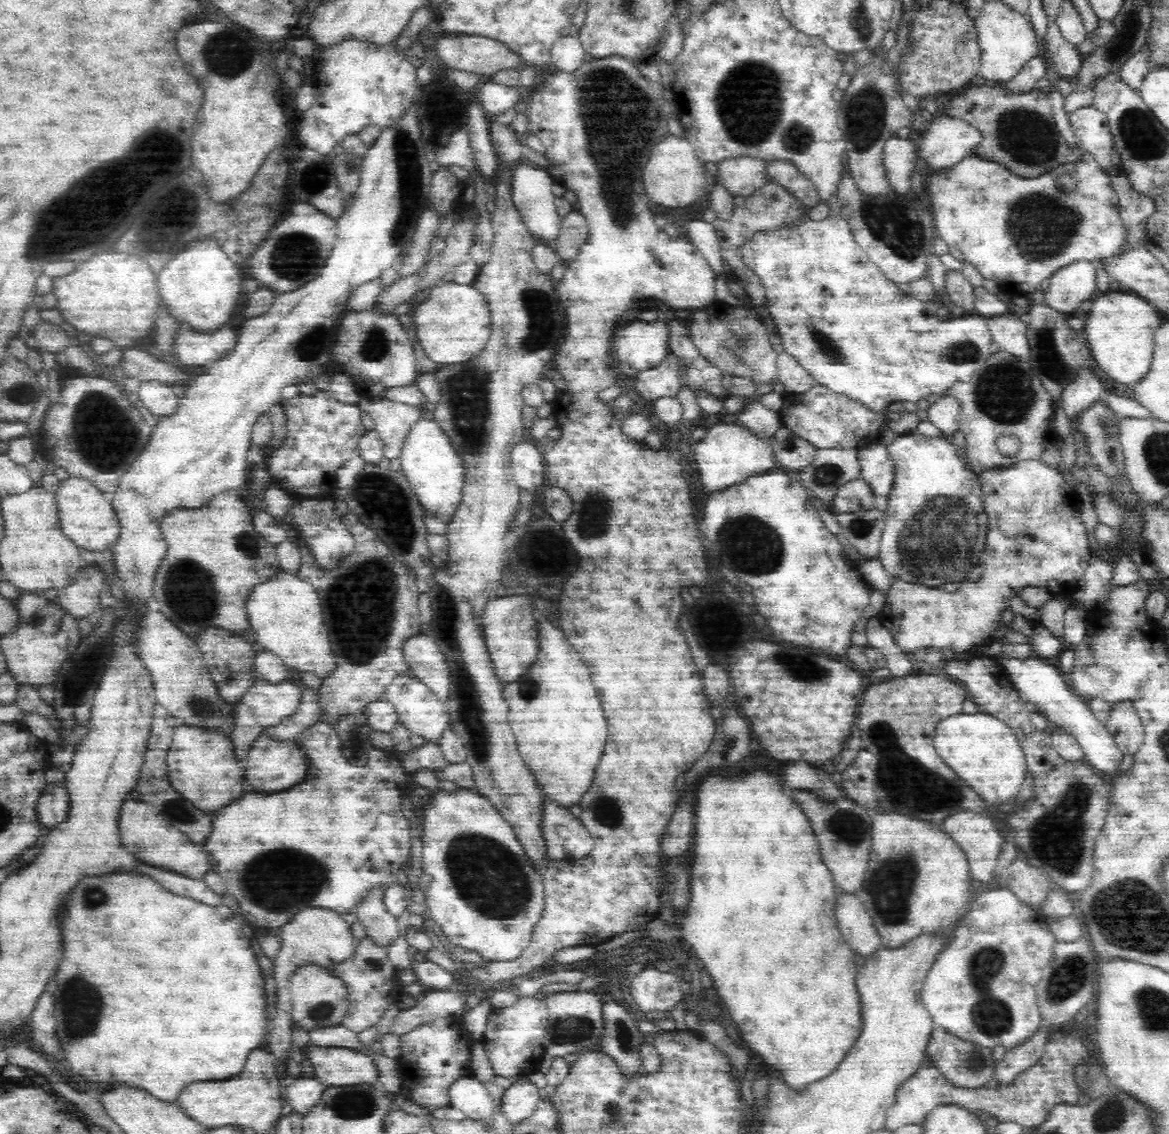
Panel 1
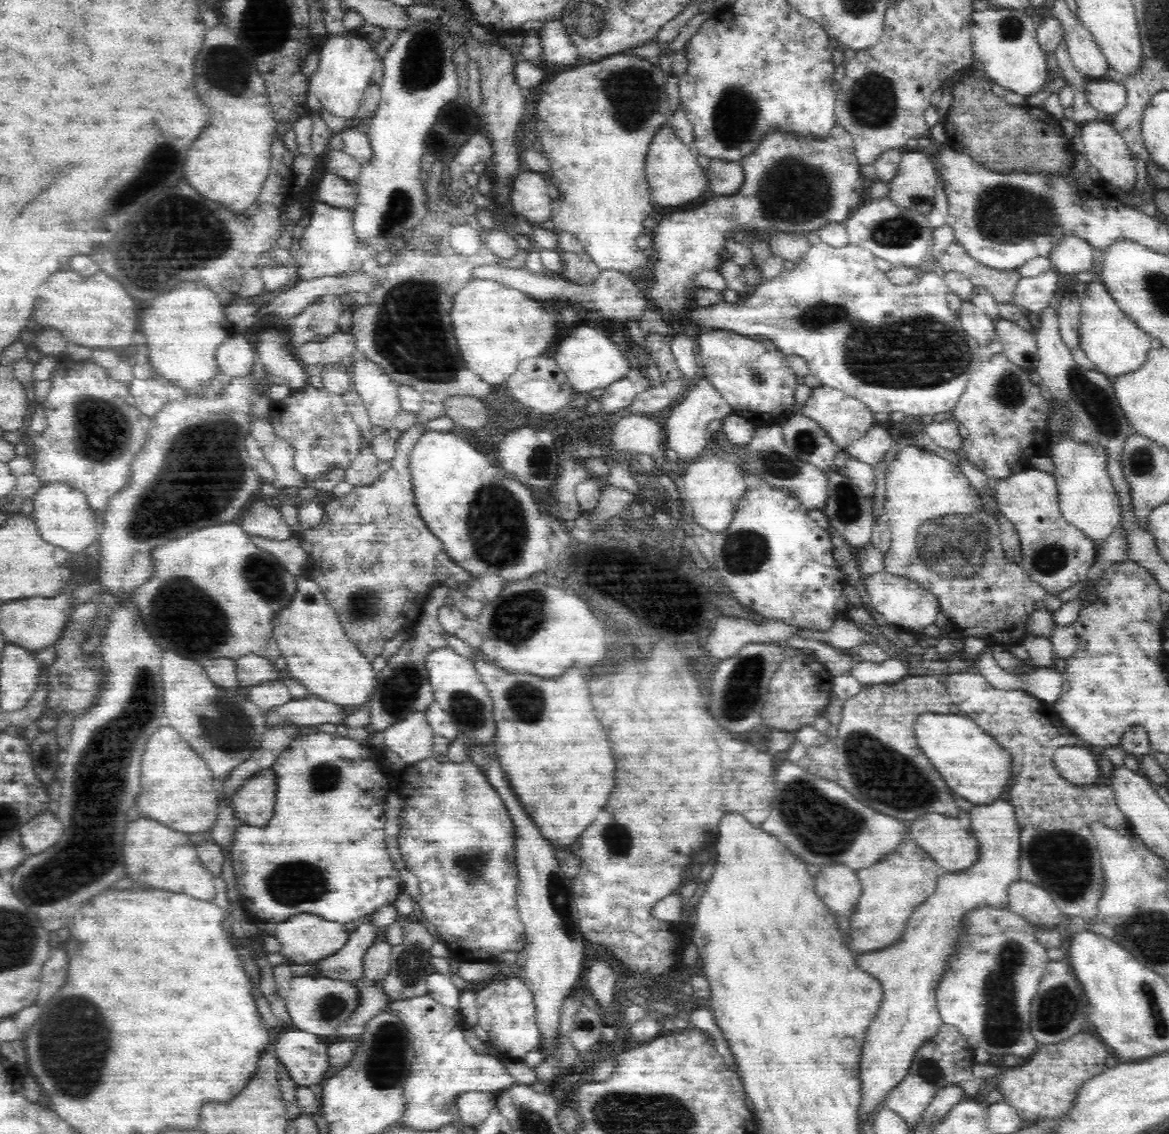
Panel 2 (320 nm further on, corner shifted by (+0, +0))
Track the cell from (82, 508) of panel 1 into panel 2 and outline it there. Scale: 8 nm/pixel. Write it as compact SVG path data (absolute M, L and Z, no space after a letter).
M54 481L43 485L32 496L33 512L37 518L37 525L48 542L65 548L77 556L84 554L90 544L97 542L100 530L99 512L89 503L89 499L82 490L74 488L66 481Z

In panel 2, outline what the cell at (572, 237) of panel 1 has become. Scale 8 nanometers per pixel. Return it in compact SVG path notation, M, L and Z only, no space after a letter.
M558 245L554 250L559 253L563 276L573 278L578 282L590 282L600 274L598 265L590 259L584 248L580 251L568 251Z

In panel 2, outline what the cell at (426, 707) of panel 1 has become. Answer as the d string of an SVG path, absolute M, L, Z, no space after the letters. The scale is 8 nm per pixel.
M429 707L410 711L397 723L381 732L385 749L396 752L405 765L433 756L436 735L429 723Z

